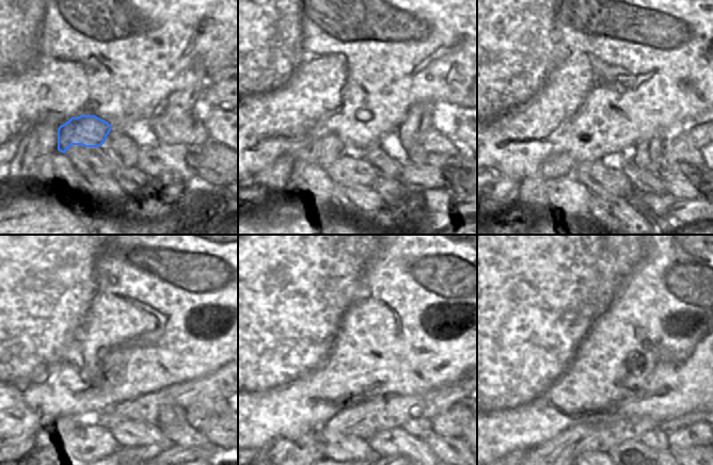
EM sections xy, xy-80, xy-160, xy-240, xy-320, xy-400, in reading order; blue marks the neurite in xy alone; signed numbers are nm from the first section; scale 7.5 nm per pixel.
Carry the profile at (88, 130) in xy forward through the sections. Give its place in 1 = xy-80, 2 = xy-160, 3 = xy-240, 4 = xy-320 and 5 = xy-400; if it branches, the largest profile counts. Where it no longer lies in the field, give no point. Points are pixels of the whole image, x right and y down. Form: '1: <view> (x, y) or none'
1: xy-80 (325, 151)
2: xy-160 (533, 191)
3: xy-240 (54, 443)
4: xy-320 (302, 451)
5: xy-400 (515, 451)

